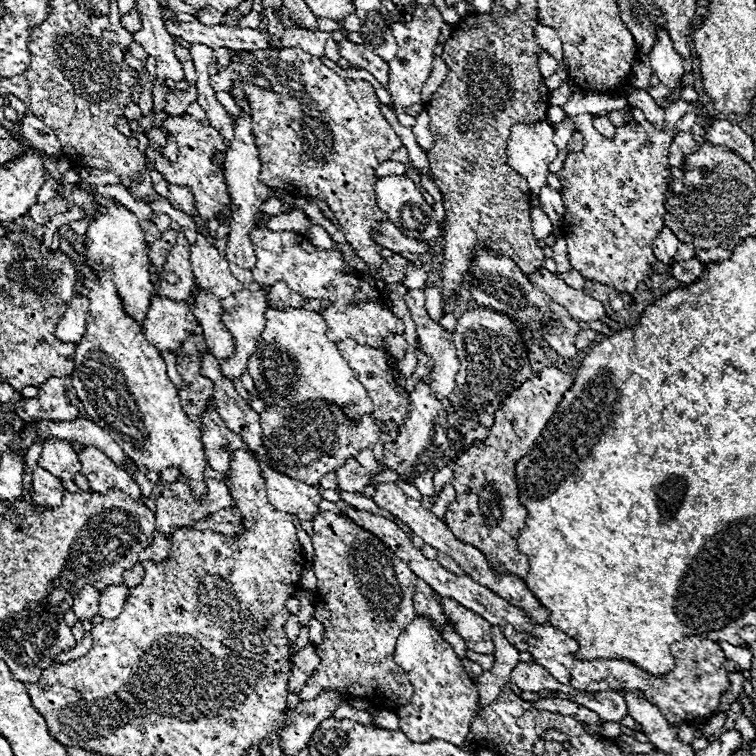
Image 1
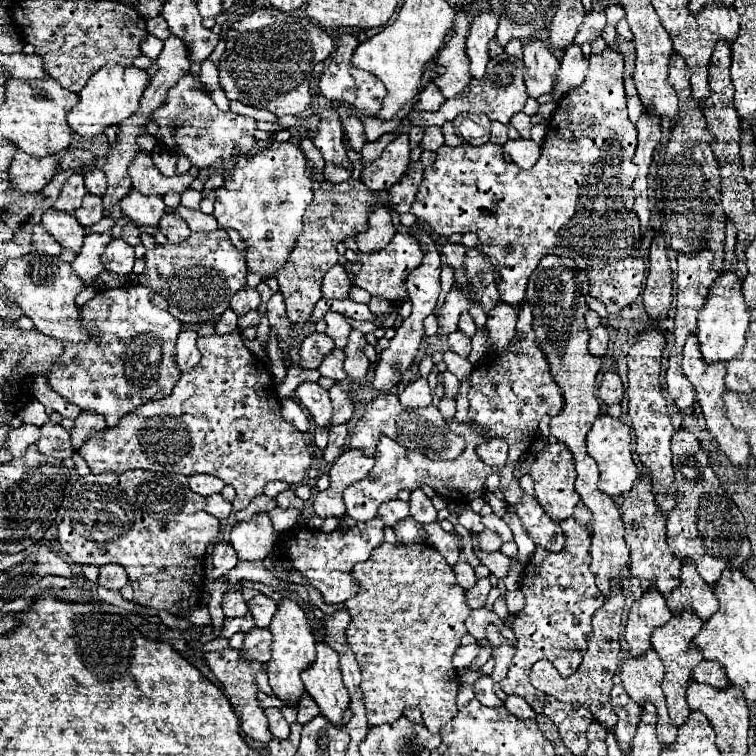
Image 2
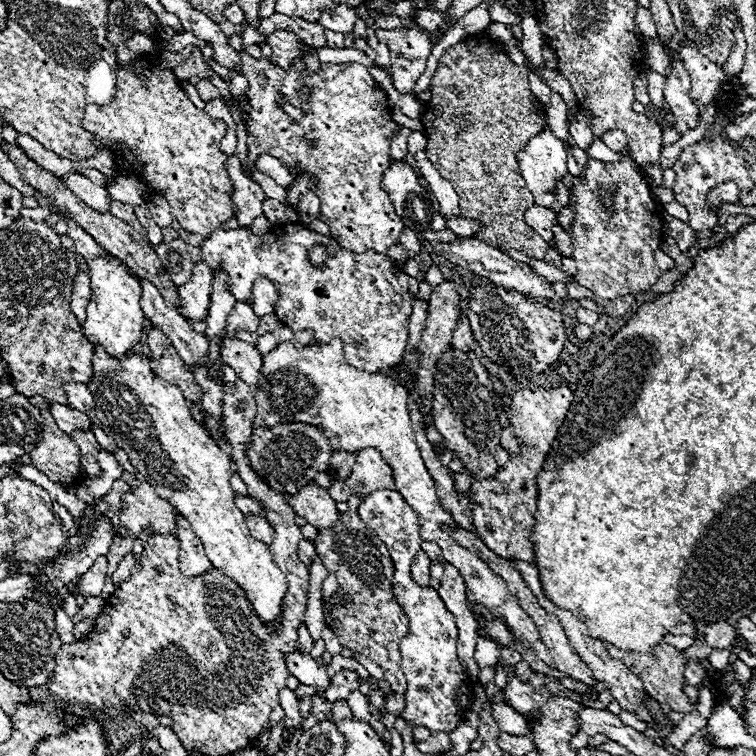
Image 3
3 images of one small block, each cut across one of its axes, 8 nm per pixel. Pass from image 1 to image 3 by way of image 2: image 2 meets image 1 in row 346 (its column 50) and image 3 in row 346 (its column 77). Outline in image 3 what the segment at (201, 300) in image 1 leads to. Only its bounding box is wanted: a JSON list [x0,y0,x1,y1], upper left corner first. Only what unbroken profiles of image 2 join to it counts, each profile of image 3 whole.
[222,336,262,388]

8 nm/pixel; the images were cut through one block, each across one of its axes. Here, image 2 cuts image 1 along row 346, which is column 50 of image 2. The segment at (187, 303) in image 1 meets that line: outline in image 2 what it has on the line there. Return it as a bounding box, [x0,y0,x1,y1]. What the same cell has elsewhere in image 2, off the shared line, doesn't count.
[10,150,56,194]

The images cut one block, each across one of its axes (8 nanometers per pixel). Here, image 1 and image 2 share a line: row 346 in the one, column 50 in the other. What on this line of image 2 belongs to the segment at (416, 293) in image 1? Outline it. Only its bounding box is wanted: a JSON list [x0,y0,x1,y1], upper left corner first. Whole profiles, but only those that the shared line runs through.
[38,422,76,460]

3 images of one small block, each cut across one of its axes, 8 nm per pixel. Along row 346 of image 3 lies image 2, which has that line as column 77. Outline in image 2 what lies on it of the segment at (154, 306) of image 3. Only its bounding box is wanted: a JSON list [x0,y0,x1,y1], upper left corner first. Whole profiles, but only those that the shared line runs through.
[54,176,88,214]

